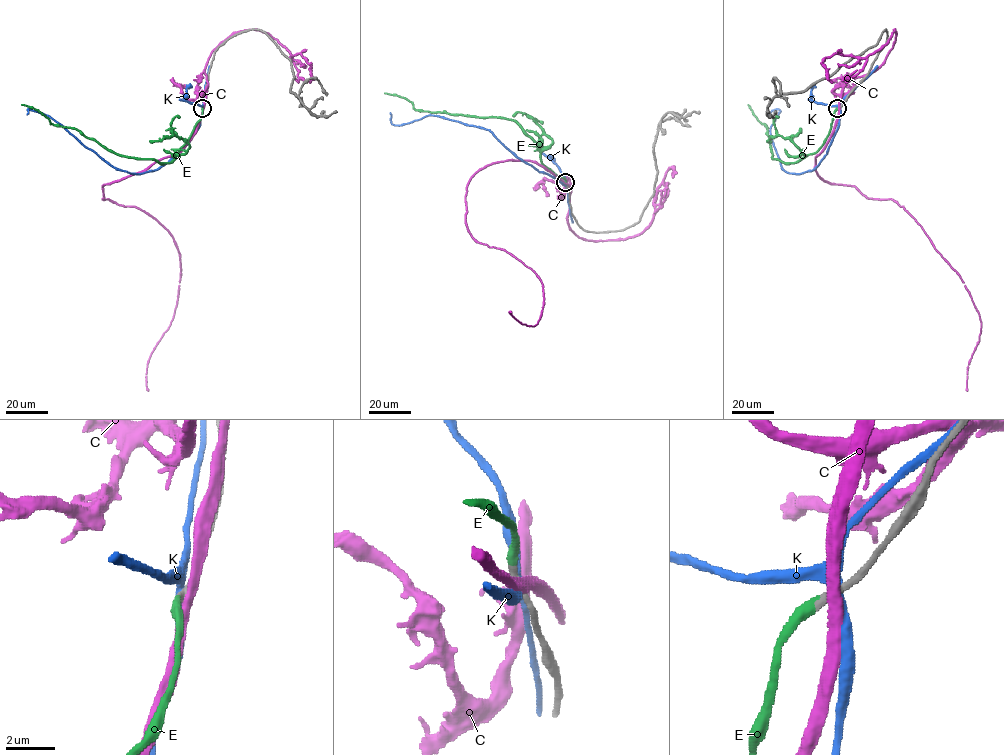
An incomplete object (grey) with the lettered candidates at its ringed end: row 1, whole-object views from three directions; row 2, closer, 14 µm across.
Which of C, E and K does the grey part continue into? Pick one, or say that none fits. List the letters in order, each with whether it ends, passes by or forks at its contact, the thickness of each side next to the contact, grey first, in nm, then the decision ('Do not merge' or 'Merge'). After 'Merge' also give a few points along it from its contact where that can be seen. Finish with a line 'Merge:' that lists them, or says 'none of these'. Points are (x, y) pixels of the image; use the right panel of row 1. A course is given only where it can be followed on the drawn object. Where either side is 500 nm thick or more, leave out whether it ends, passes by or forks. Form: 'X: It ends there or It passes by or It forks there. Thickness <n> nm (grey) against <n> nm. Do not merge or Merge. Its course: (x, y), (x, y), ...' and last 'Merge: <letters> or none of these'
C: It passes by. Thickness 360 nm (grey) against 400 nm. Do not merge
E: It ends there. Thickness 320 nm (grey) against 360 nm. Merge. Its course: (838, 108), (824, 144), (815, 152), (795, 162), (783, 163), (772, 158), (767, 129), (748, 104)
K: It passes by. Thickness 360 nm (grey) against 340 nm. Do not merge
Merge: E

